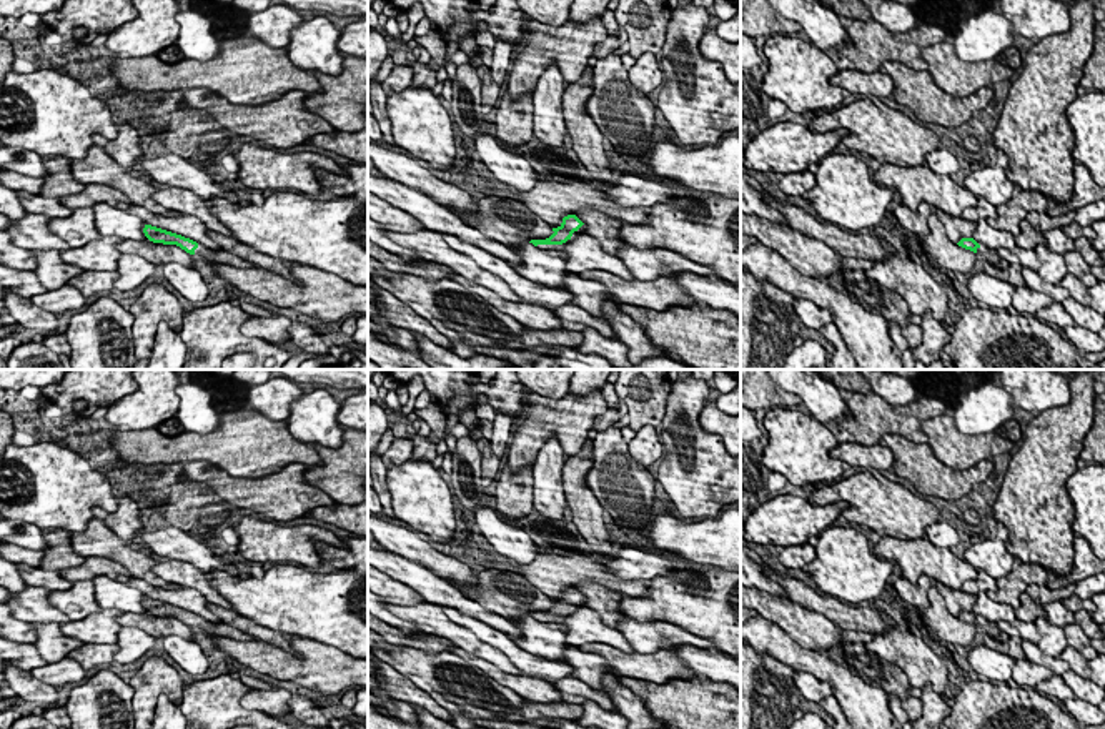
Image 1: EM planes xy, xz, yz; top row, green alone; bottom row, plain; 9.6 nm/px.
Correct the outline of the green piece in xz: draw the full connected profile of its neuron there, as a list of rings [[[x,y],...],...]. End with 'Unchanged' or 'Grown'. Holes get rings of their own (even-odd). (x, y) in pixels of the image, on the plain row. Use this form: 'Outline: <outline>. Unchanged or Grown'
Outline: [[[567,588],[552,608],[546,612],[531,612],[541,622],[561,624],[564,617],[571,616],[579,606],[586,606],[584,596],[576,588]]]. Grown

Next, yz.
Outline: [[[962,611],[957,617],[974,624],[979,631],[987,632],[994,639],[1000,641],[997,622],[987,621],[984,616],[977,616],[974,611]]]. Grown

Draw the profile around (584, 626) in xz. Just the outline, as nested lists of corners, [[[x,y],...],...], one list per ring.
[[[577,606],[561,624],[567,627],[566,641],[571,646],[581,647],[591,642],[602,642],[624,652],[634,652],[634,647],[626,641],[622,632],[606,626],[599,614],[587,606]]]

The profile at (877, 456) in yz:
[[[837,443],[829,451],[830,458],[847,463],[852,468],[874,468],[877,473],[894,466],[894,454],[887,446],[874,444],[864,446],[859,443]]]

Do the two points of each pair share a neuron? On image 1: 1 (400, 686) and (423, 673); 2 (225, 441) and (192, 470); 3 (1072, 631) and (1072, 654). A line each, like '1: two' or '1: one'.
1: two
2: two
3: two

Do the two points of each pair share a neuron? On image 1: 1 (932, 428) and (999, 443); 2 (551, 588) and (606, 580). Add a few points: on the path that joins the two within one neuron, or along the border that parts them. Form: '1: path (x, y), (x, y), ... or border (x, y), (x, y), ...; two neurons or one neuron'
1: path (949, 441), (952, 445), (982, 445); one neuron
2: path (564, 575), (593, 575); one neuron

